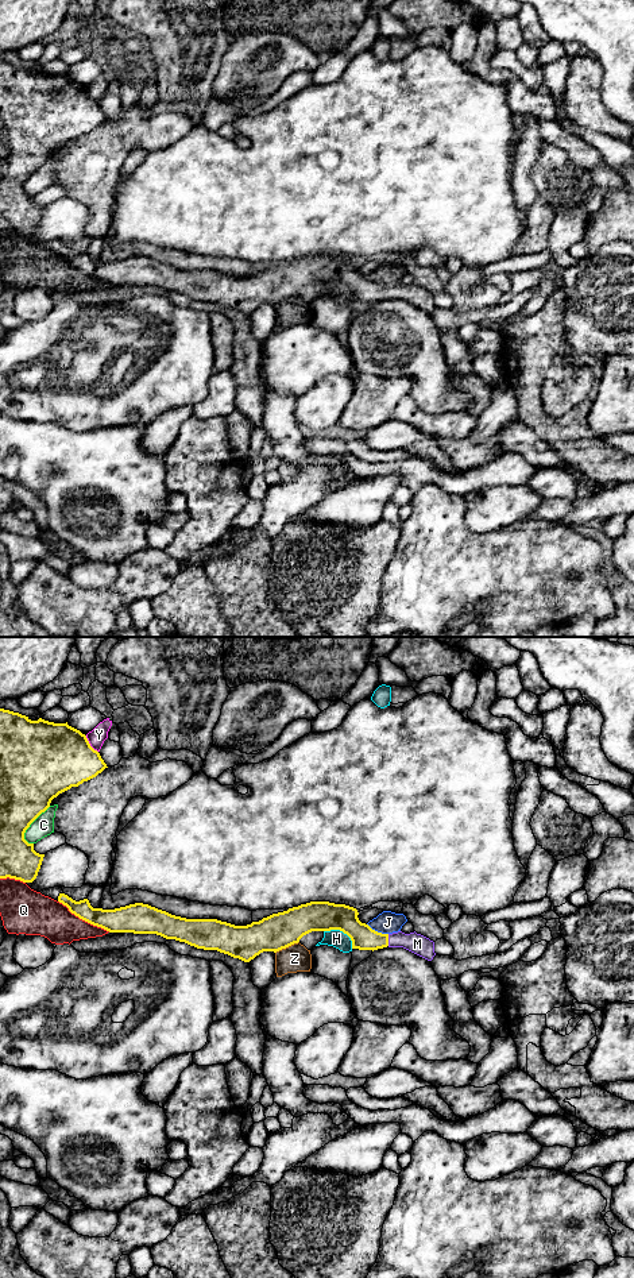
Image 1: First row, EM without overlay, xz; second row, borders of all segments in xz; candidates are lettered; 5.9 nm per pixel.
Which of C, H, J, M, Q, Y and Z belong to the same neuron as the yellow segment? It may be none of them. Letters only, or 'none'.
M

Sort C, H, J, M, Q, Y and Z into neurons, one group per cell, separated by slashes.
C / H / J Q / M / Y / Z

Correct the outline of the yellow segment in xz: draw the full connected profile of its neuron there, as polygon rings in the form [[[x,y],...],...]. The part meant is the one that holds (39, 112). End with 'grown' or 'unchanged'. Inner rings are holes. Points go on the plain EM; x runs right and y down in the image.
[[[0,61],[0,231],[15,231],[23,235],[32,235],[40,221],[45,206],[39,206],[34,202],[34,196],[28,196],[24,192],[24,185],[30,177],[49,159],[54,150],[59,146],[70,142],[71,139],[78,139],[84,134],[88,134],[101,126],[107,119],[100,105],[94,103],[86,88],[80,82],[71,80],[66,76],[54,76],[39,70],[38,73],[31,73],[28,69],[9,62]]]; unchanged

